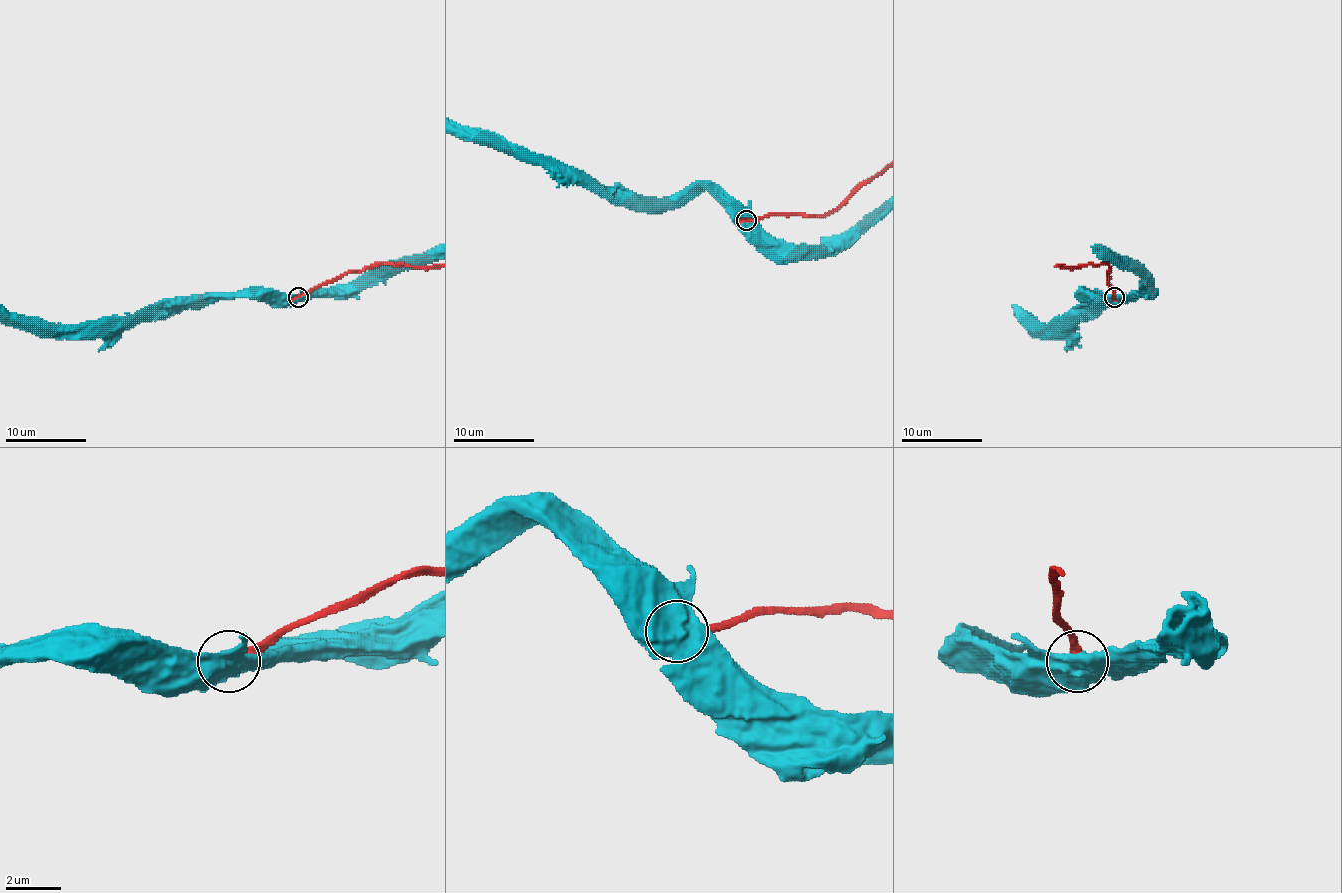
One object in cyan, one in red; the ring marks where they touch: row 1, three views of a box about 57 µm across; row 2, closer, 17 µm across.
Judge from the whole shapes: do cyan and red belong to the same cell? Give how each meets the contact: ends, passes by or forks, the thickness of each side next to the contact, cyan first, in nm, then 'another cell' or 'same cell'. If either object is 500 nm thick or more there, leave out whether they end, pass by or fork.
calibres 750 and 320 nm; another cell

